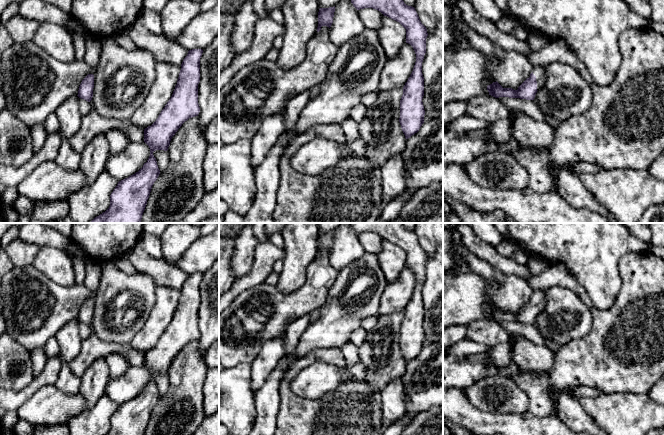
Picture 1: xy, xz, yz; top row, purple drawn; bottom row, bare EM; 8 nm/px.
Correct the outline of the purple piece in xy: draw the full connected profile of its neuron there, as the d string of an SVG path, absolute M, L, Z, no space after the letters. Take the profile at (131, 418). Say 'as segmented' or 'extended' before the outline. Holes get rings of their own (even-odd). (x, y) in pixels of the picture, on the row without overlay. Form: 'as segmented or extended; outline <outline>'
as segmented; outline M202 273L188 275L171 322L156 345L144 353L144 366L150 372L147 386L138 396L118 406L110 419L110 430L106 435L145 434L152 410L160 398L153 376L167 375L172 361L182 348L200 336L198 308L202 277Z

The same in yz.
extended; outline M547 289L534 291L530 301L527 302L517 314L503 312L497 305L493 306L487 310L489 319L495 322L509 321L534 324L537 315L544 310L547 304L546 291Z

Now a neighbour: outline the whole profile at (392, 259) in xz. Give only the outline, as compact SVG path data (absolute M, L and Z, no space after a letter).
M383 240L381 250L376 255L387 283L395 282L406 267L406 253L399 246Z

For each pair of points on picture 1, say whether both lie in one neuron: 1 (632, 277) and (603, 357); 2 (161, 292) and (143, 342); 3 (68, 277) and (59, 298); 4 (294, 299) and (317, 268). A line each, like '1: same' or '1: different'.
1: same
2: same
3: different
4: same

